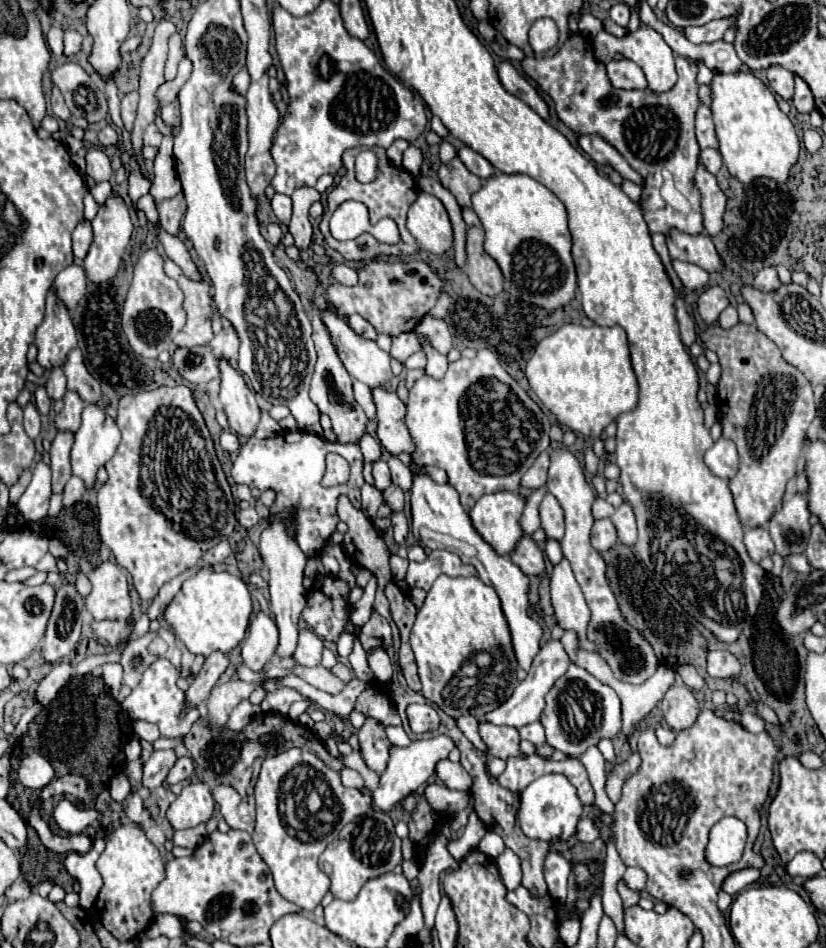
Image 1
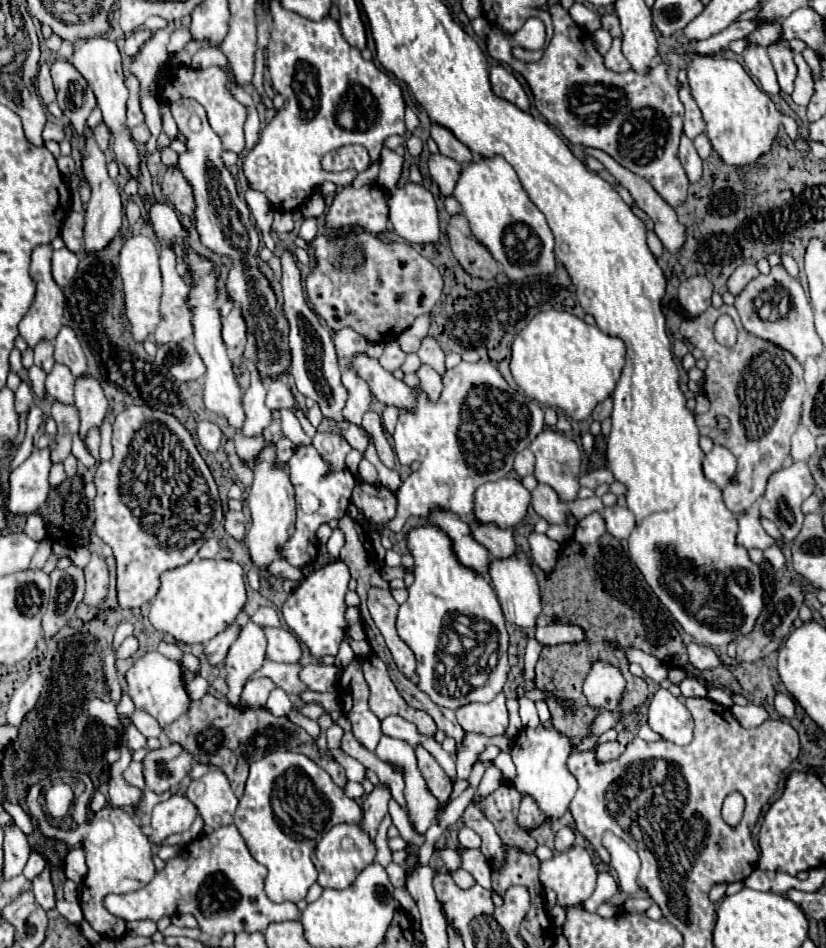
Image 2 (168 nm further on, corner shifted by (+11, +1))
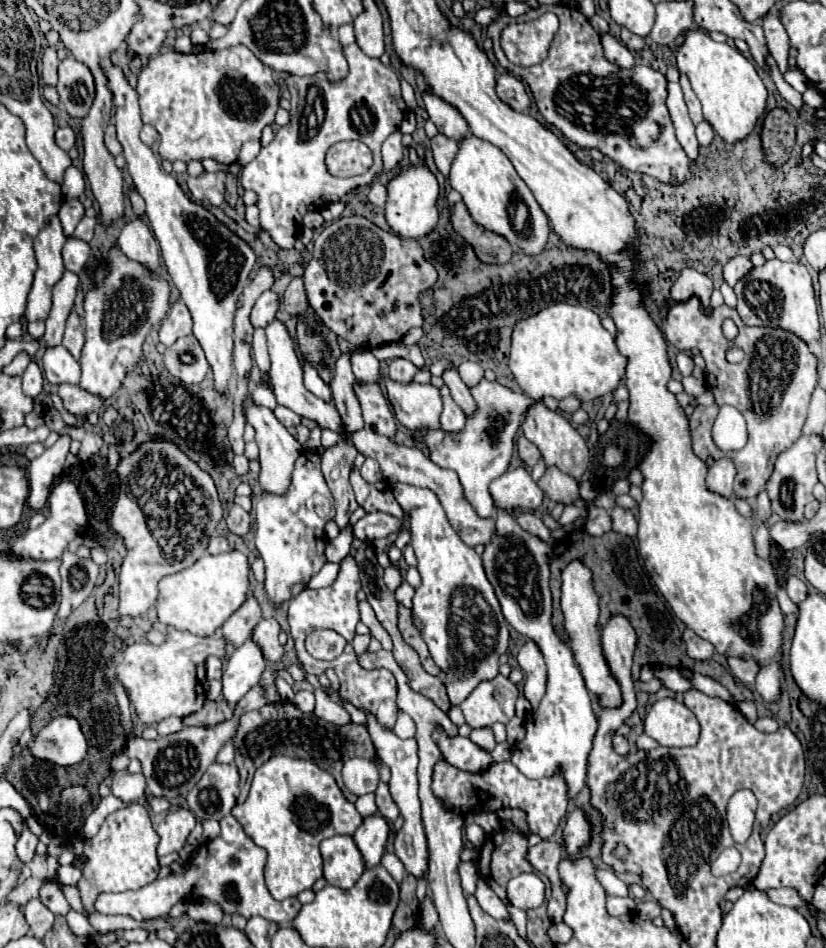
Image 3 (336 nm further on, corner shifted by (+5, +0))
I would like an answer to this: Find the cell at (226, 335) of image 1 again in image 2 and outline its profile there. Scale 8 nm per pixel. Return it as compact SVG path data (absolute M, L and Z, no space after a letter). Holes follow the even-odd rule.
M233 307L231 313L223 319L221 339L227 349L235 349L245 341L245 321L241 319L241 313L237 311L237 307Z

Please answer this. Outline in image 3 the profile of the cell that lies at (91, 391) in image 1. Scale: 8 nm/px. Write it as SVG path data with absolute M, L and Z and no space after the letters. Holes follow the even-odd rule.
M71 310L69 318L67 318L67 326L65 326L65 334L63 334L63 346L75 356L79 358L81 354L81 348L83 348L83 342L85 342L85 332L83 332L83 324L77 316L75 310Z

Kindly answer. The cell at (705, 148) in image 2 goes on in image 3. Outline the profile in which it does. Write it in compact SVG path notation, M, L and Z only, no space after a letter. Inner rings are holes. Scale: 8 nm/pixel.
M703 120L703 122L697 124L697 140L699 140L699 144L711 144L713 136L715 136L715 132L713 132L709 122Z

